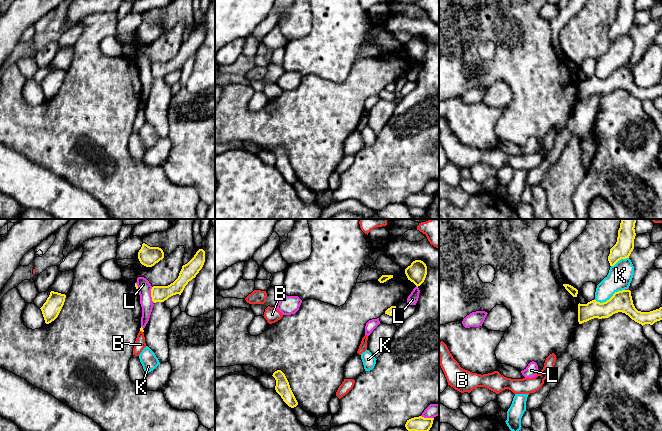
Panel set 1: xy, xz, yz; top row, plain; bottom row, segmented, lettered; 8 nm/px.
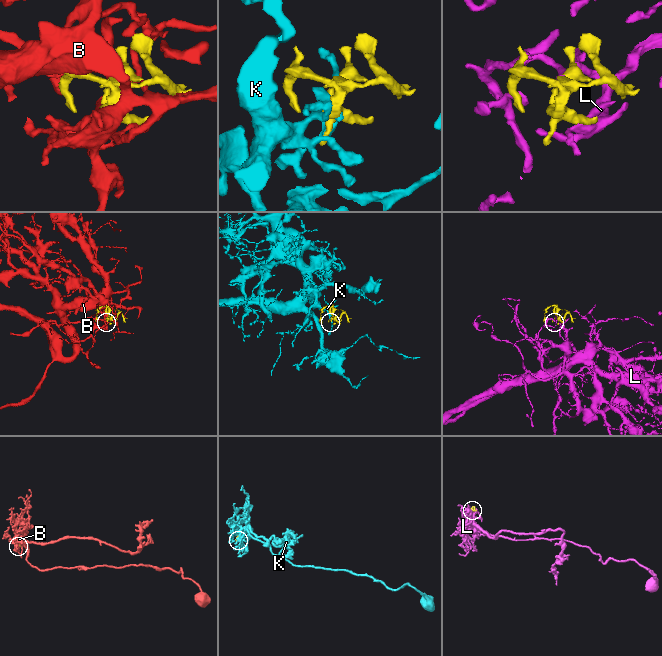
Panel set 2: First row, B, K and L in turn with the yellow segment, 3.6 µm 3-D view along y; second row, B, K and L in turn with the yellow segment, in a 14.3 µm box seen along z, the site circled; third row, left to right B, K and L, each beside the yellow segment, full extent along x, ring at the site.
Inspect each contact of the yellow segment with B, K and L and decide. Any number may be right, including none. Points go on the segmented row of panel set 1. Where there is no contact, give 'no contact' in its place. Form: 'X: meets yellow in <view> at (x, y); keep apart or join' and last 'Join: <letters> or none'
B: meets yellow in yz at (627, 290); join
K: meets yellow in yz at (610, 298); keep apart
L: meets yellow in xy at (151, 295); keep apart
Join: B

